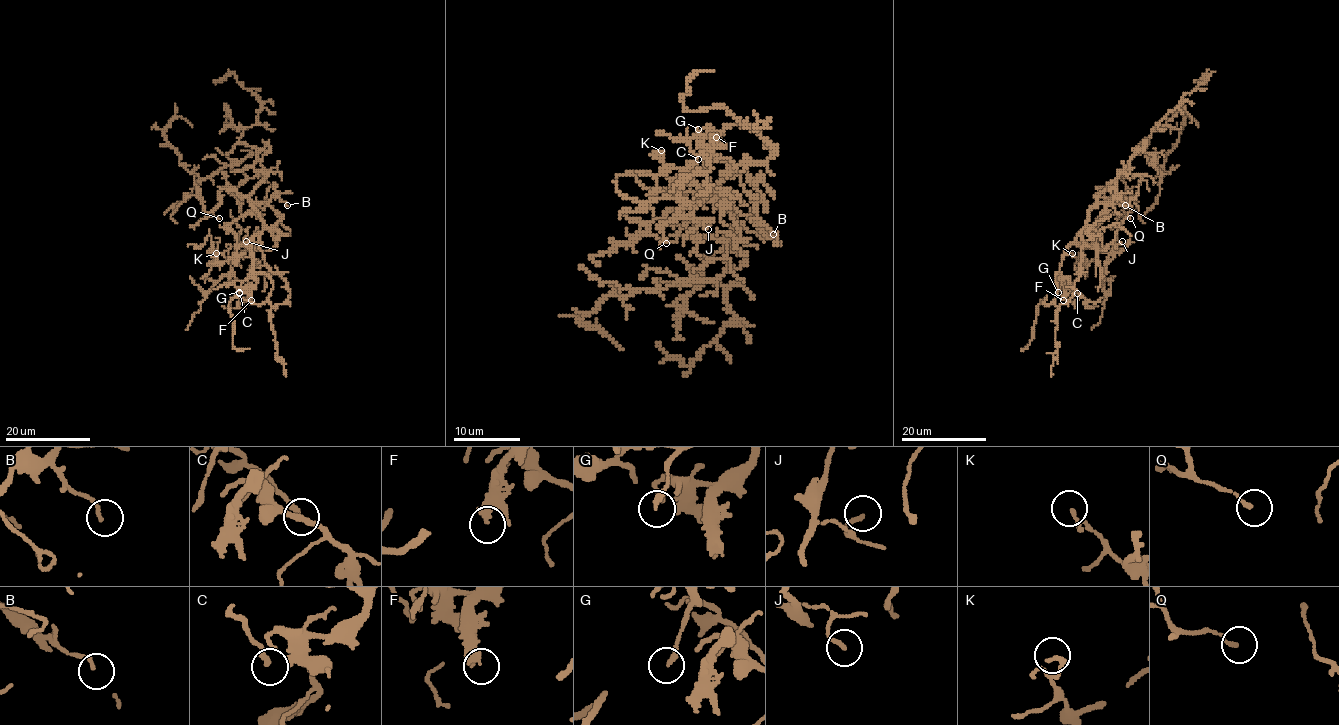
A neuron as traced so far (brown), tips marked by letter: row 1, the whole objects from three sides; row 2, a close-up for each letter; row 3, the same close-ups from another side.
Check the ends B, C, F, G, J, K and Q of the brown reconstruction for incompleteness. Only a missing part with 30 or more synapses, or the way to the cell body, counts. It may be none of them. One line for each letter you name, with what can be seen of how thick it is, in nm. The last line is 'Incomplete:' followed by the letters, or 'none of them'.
F: 340 nm
Incomplete: F

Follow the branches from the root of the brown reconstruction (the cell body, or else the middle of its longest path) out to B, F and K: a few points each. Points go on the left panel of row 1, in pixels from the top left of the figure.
B: (250, 196), (251, 202), (267, 202), (279, 197), (287, 205)
F: (250, 196), (249, 203), (264, 225), (247, 245), (252, 255), (250, 274), (256, 281), (250, 289), (251, 300)
K: (250, 196), (249, 203), (264, 228), (227, 261), (220, 263), (216, 253)

